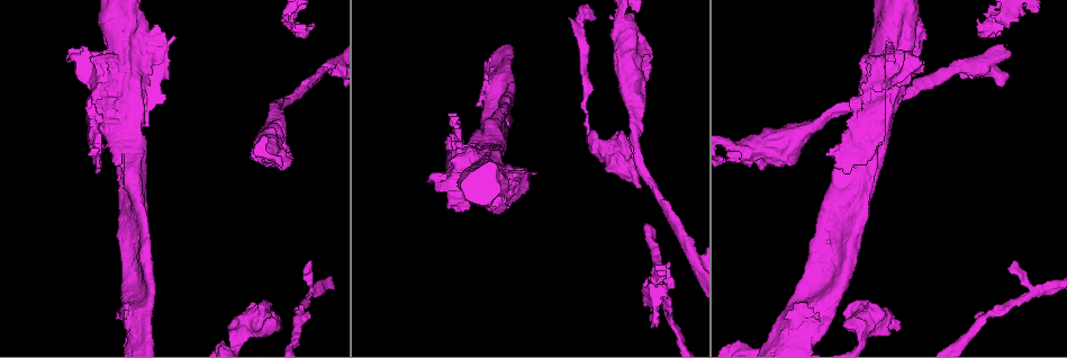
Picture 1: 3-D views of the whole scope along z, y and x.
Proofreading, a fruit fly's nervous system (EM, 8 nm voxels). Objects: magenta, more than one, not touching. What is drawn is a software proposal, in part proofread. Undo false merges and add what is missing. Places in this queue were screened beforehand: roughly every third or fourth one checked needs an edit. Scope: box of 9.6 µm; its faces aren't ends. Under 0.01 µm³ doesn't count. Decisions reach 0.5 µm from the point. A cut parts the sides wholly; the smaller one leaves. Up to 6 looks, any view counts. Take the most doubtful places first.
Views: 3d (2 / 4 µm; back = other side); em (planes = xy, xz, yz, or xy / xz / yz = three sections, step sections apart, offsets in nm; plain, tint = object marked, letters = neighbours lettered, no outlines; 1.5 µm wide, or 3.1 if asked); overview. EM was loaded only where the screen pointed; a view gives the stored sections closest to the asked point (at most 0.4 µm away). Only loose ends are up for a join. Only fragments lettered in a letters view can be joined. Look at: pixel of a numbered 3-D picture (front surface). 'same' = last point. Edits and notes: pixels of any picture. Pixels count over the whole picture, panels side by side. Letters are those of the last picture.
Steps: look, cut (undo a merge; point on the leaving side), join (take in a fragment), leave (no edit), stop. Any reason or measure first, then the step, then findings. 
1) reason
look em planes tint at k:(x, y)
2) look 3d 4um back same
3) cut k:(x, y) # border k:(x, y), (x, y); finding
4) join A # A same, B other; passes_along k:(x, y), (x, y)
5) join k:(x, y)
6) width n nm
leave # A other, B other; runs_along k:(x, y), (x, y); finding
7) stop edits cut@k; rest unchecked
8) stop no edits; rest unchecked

stops while still wide
look em 3.1um xy step 16 tint at 1:(648, 69)

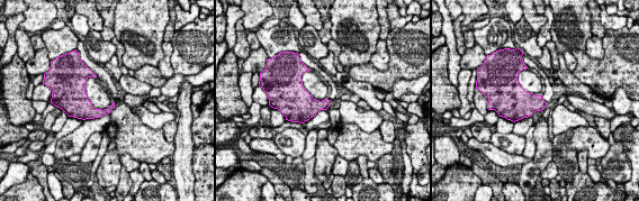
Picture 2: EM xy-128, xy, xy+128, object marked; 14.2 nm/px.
another direction
look em 3.1um planes letters same

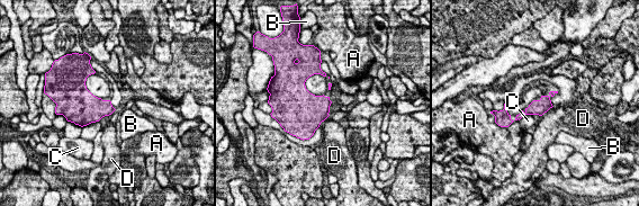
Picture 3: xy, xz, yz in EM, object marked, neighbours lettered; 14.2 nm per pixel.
leave # A other, B other, C other, D other; border 3:(551, 107), (546, 113); none of them fits

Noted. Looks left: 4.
a narrow waist
look em planes tint at 1:(671, 322)

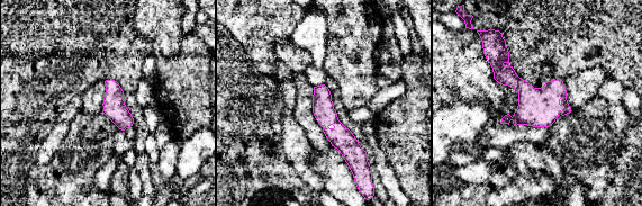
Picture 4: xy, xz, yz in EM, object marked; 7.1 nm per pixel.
look em planes letters same

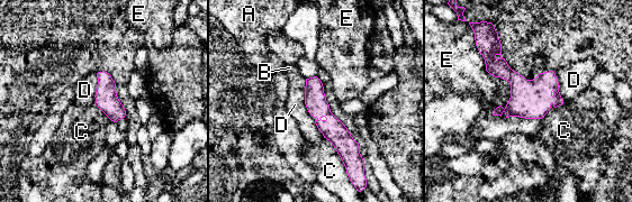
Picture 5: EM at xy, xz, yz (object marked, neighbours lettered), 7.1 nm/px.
width 160 nm
leave # A other, B other, C other, D other, E other; border 5:(305, 79), (305, 107), (310, 116); continuous, no second neuron

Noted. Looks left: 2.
an open end
look em planes letters at 1:(456, 210)

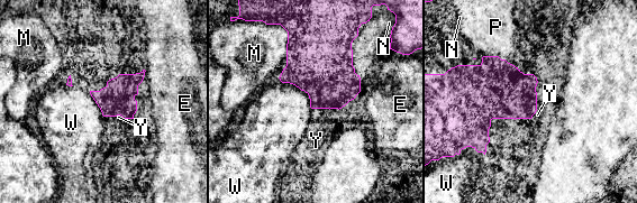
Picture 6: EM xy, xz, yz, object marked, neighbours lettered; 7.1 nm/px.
leave # E other, M other, N other, P other, W other, Y other; border 6:(279, 77), (302, 90), (311, 108); none of them fits

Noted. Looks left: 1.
stop no edits; rest unchecked

